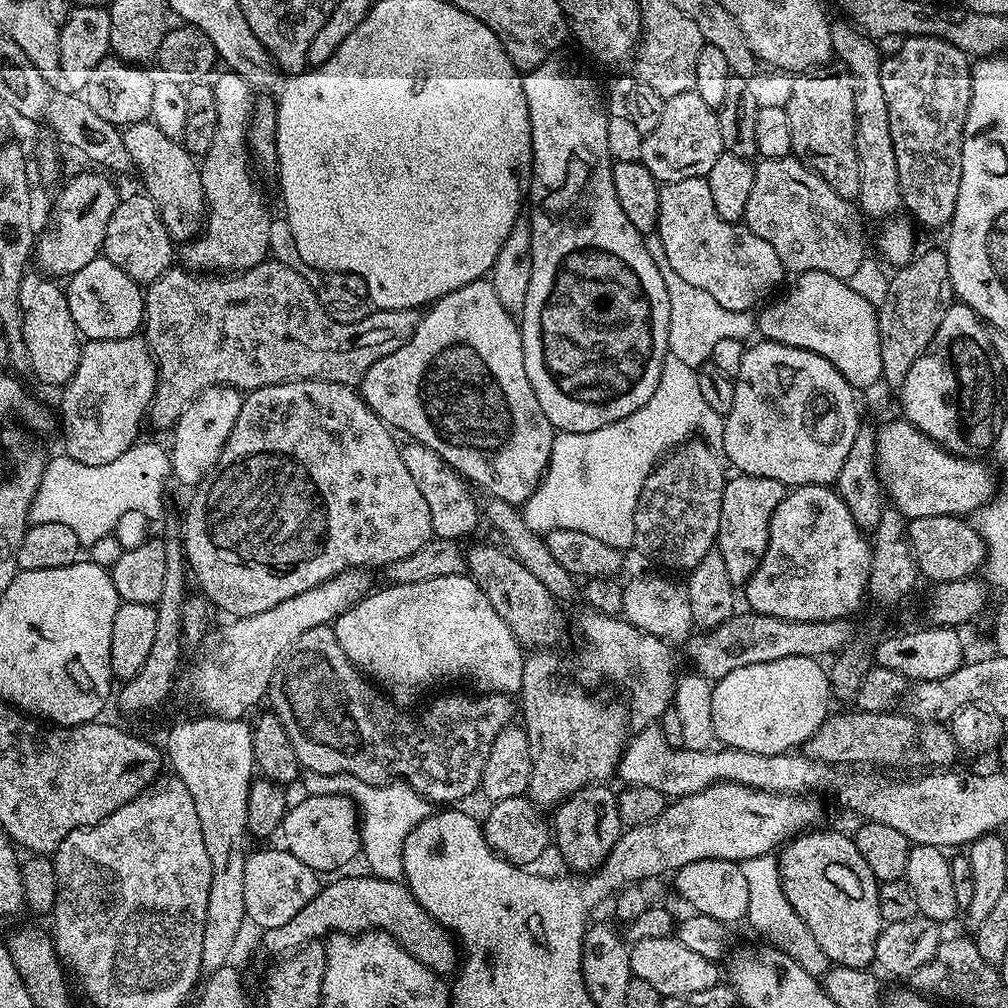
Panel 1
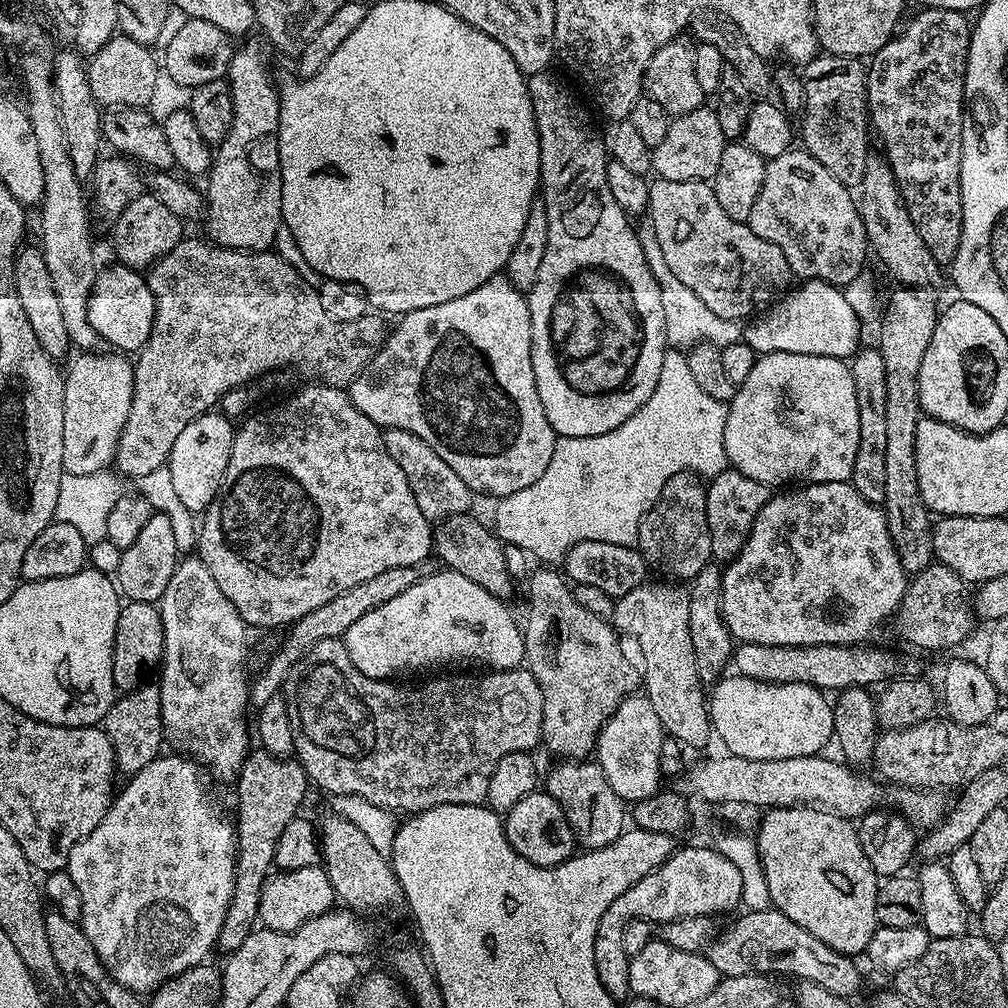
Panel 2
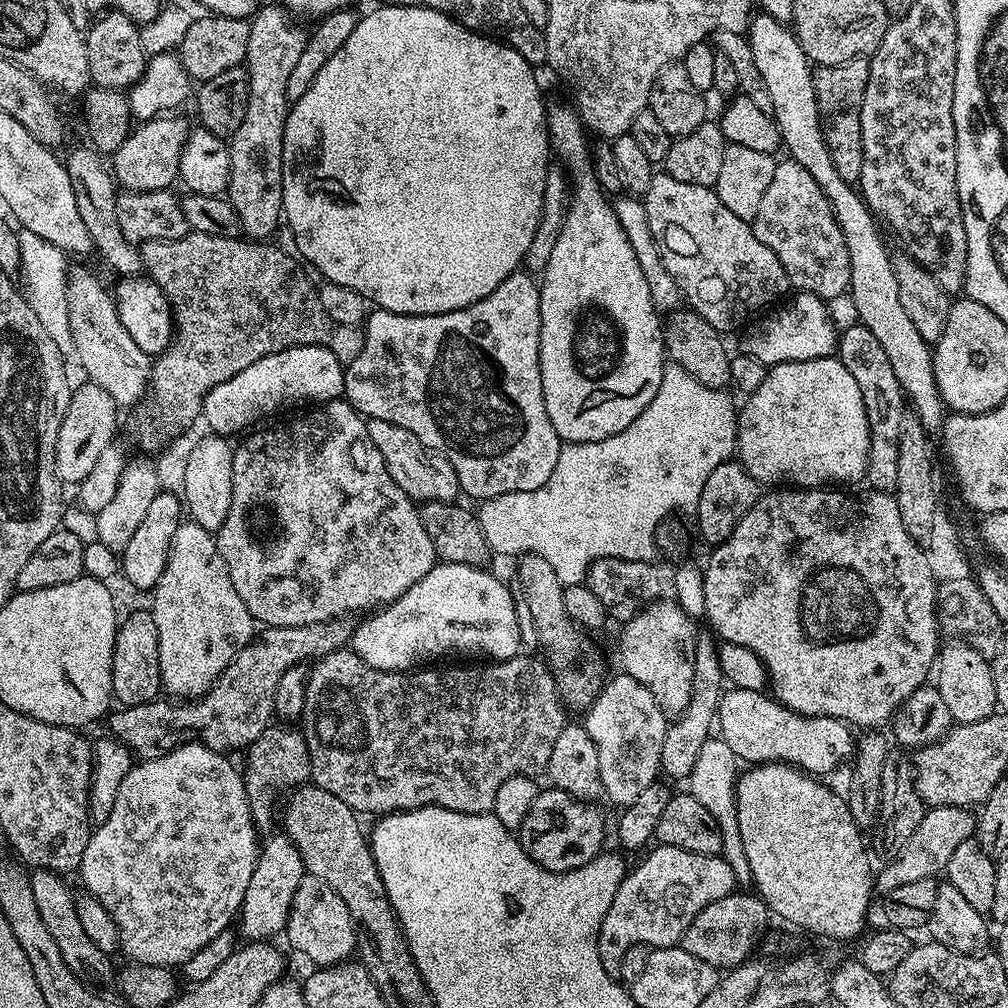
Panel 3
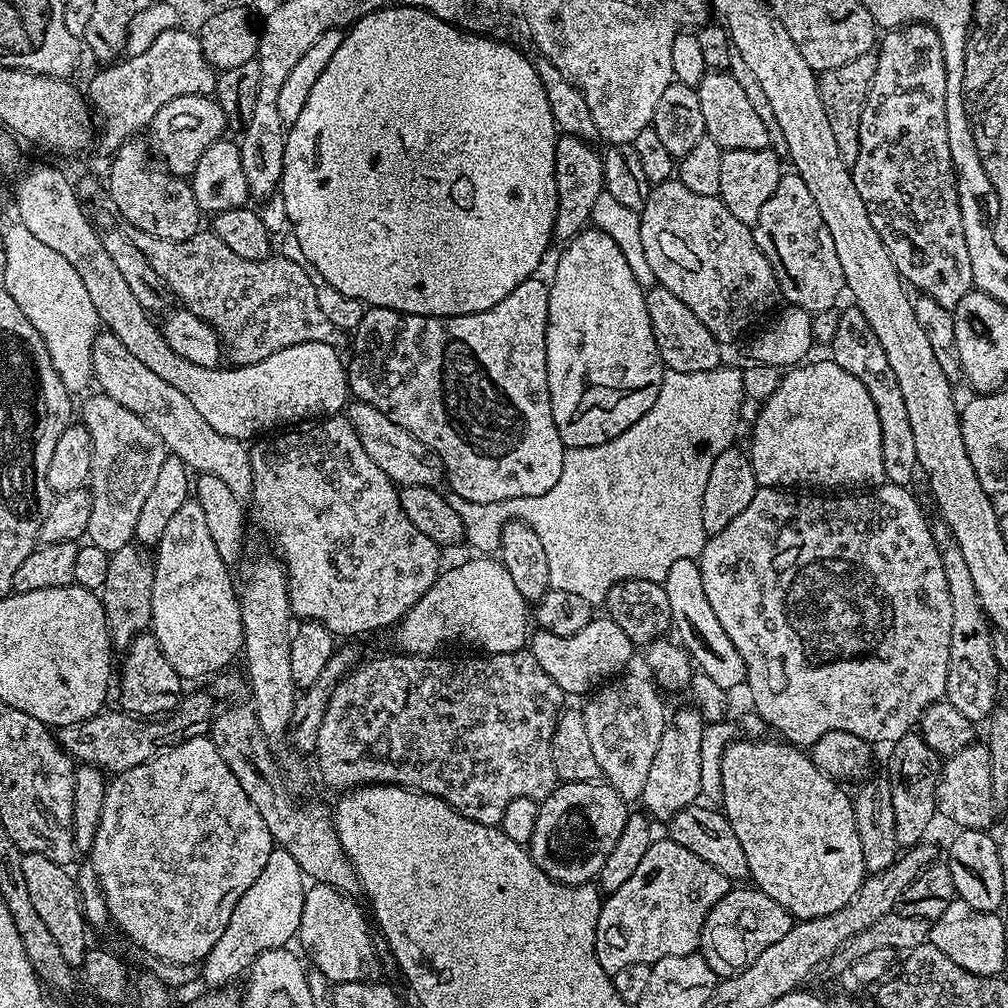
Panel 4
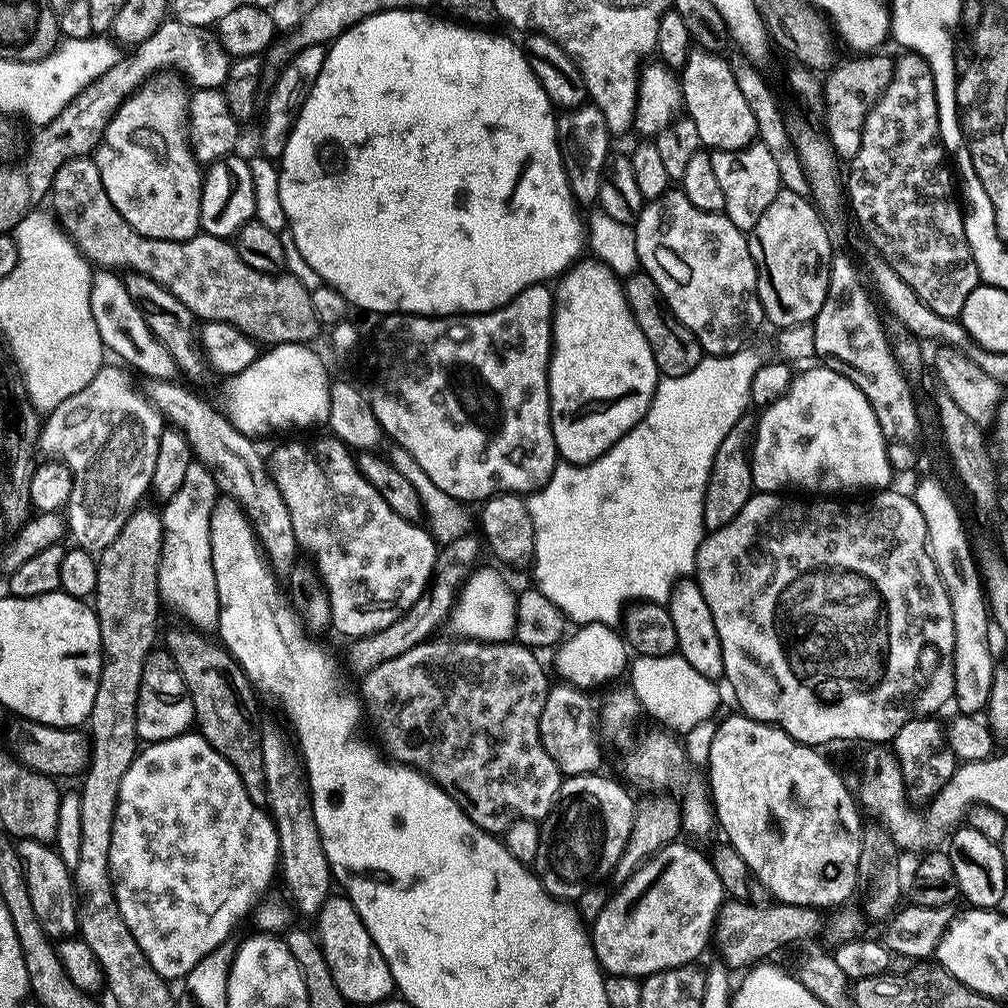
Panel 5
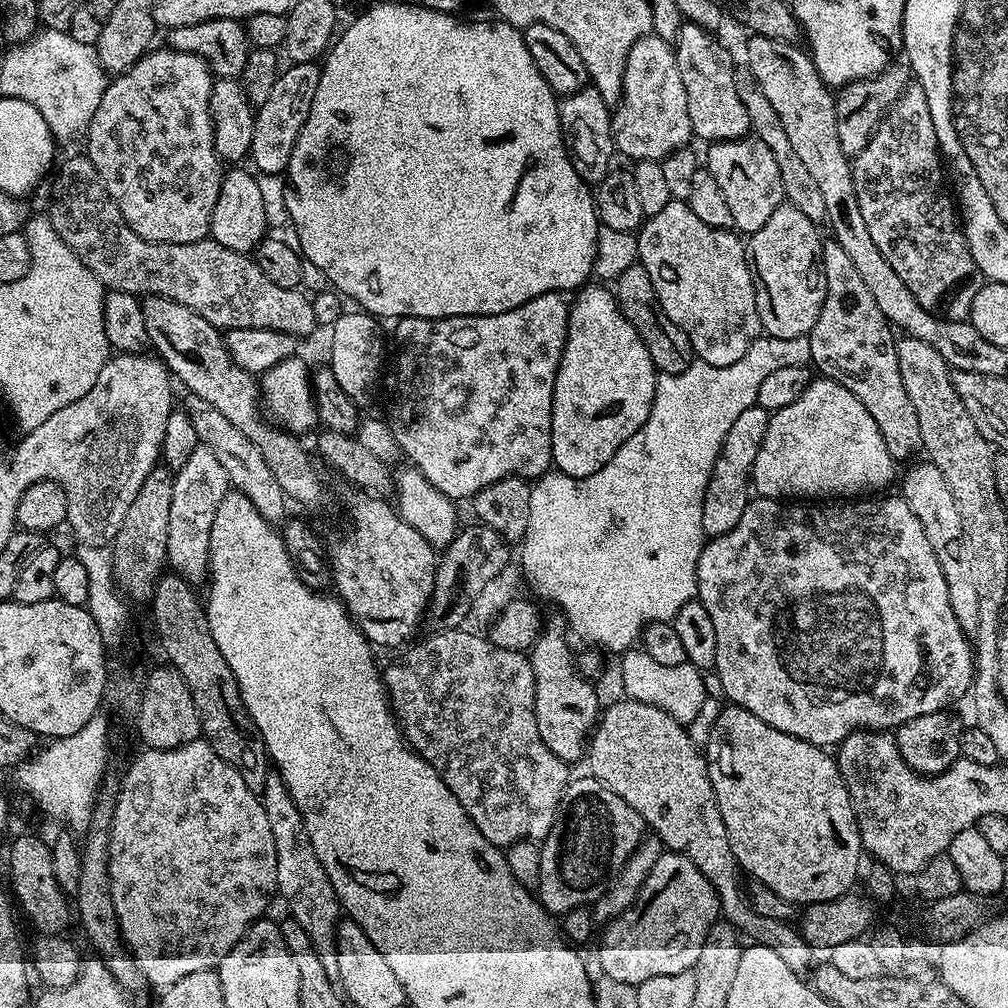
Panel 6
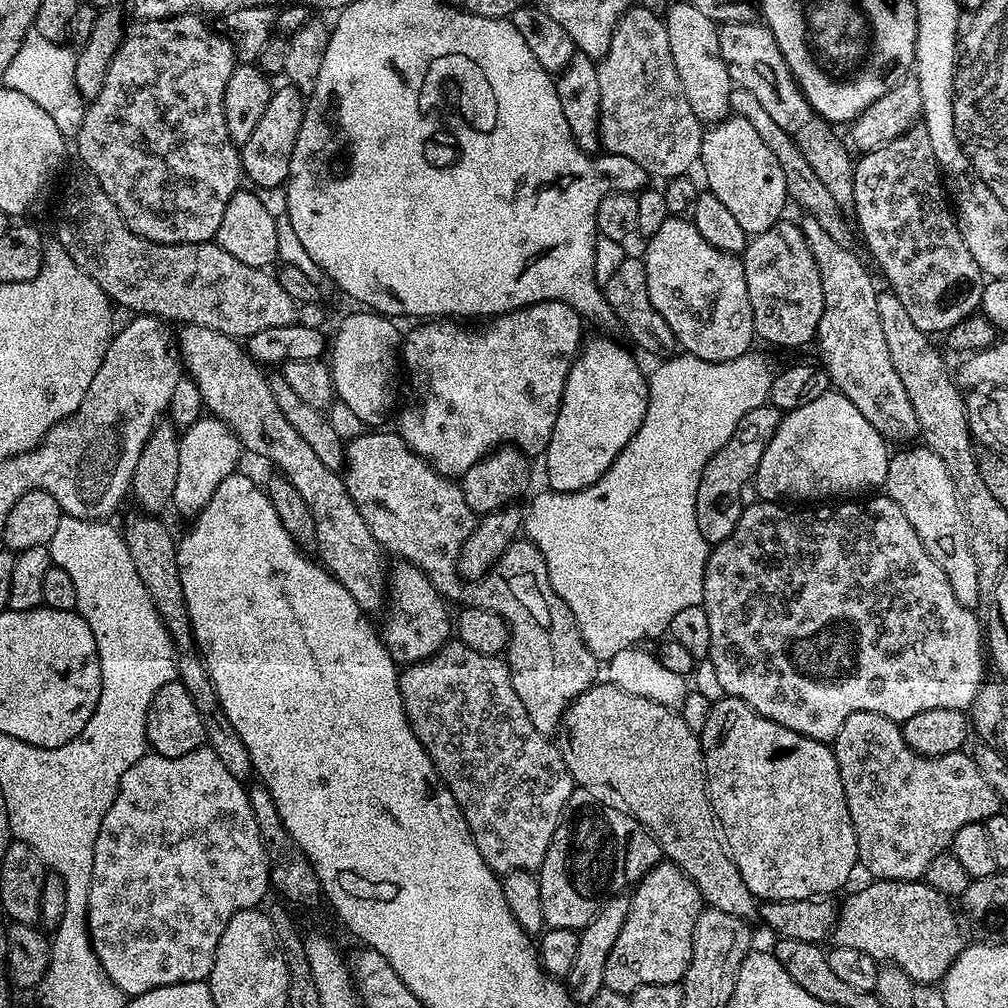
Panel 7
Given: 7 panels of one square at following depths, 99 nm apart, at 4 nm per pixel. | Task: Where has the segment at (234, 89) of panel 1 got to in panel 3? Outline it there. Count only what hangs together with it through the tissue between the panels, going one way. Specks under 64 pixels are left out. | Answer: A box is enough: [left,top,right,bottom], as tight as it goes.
[226,2,308,242]

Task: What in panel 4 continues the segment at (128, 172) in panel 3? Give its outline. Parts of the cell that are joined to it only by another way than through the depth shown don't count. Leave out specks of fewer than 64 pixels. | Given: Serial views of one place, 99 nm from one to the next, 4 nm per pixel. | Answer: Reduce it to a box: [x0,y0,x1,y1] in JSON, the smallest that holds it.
[150,96,229,178]

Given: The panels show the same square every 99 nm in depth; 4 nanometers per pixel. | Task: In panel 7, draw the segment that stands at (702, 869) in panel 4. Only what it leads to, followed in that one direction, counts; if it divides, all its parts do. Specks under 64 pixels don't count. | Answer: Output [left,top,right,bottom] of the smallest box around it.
[604,862,706,994]

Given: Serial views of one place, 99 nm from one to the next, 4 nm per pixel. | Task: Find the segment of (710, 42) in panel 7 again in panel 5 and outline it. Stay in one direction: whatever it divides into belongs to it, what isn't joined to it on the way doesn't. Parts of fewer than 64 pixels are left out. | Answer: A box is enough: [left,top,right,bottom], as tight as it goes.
[679,50,757,152]

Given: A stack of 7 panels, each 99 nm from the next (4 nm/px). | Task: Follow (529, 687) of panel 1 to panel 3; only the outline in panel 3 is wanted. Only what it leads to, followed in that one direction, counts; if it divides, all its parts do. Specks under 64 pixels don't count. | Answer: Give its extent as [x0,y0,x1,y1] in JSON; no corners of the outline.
[514,552,602,713]

